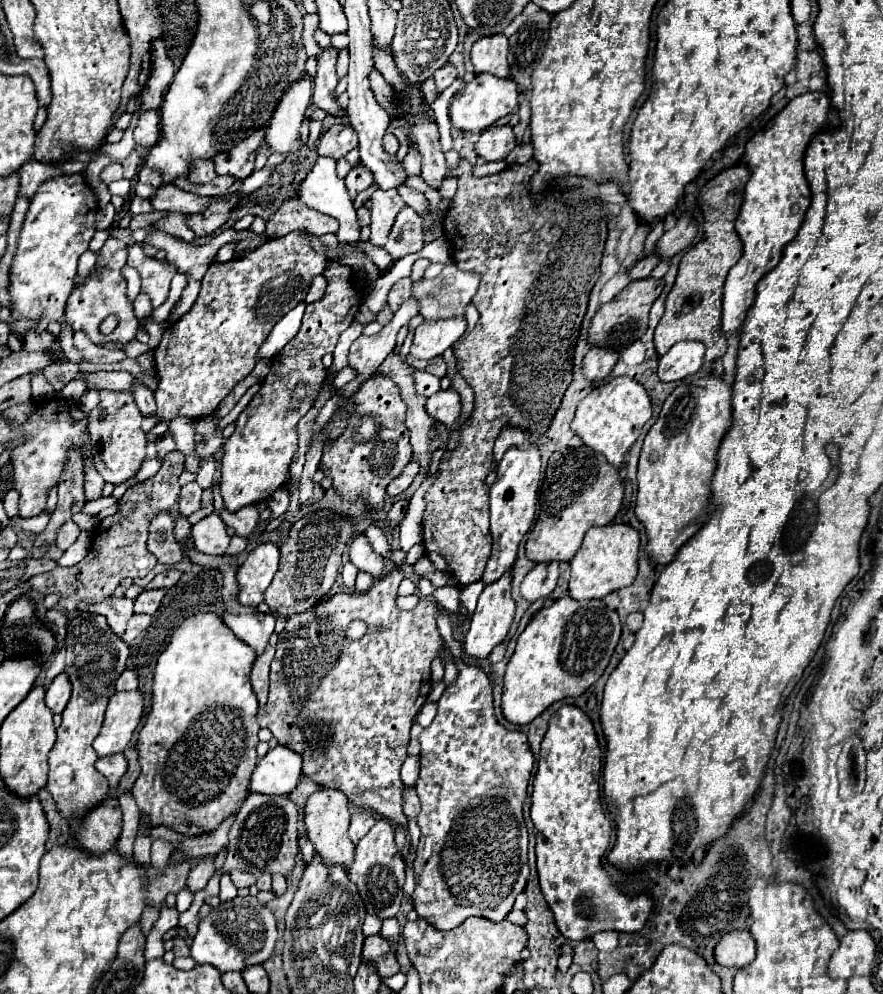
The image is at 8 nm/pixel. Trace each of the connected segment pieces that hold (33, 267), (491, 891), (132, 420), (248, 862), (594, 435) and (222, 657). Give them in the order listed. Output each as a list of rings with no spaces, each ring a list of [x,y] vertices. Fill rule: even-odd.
[[[80,174],[48,180],[30,200],[8,284],[8,294],[12,296],[10,314],[14,320],[10,330],[18,338],[26,336],[34,324],[38,324],[38,332],[44,332],[52,320],[62,320],[76,278],[76,262],[88,250],[96,232],[96,210],[98,200]]]
[[[444,610],[438,611],[439,632],[458,666],[456,680],[444,690],[438,700],[438,714],[420,734],[420,776],[416,792],[422,802],[418,826],[422,830],[418,854],[414,860],[416,890],[412,894],[414,910],[420,918],[442,930],[460,926],[470,916],[484,916],[492,922],[502,922],[510,912],[516,894],[524,890],[530,876],[528,870],[528,832],[522,816],[526,788],[534,766],[534,756],[524,732],[504,728],[492,704],[492,684],[488,674],[474,664],[462,662],[463,644],[451,638],[451,621]]]
[[[100,390],[100,402],[90,412],[88,430],[92,438],[92,454],[94,454],[96,470],[106,482],[122,484],[130,480],[138,472],[140,464],[144,462],[148,440],[140,428],[140,422],[142,422],[142,414],[136,408],[134,396],[130,392]]]
[[[250,794],[242,804],[234,826],[230,828],[228,858],[222,872],[242,870],[256,878],[260,874],[282,874],[288,876],[294,870],[298,854],[298,834],[296,834],[298,808],[288,796],[262,796]]]
[[[624,376],[598,386],[578,404],[576,416],[572,420],[572,430],[582,438],[588,448],[604,454],[612,466],[620,468],[626,452],[636,442],[642,426],[648,422],[650,416],[652,404],[648,392],[636,380]]]
[[[212,612],[186,618],[170,638],[166,650],[158,656],[152,684],[152,706],[138,738],[140,778],[132,794],[142,814],[150,816],[152,826],[168,826],[184,836],[198,836],[214,830],[246,798],[250,774],[256,766],[258,700],[252,692],[250,670],[256,652],[232,632]]]

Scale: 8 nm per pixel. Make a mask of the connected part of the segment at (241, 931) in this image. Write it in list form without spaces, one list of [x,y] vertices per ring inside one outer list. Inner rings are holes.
[[[246,896],[244,900],[222,902],[220,906],[214,908],[212,914],[200,920],[198,932],[192,938],[190,956],[198,964],[216,966],[220,972],[242,970],[246,966],[262,964],[272,954],[276,938],[278,938],[278,930],[276,930],[274,914],[256,898]]]

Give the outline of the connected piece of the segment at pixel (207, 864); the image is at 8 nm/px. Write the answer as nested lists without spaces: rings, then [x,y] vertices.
[[[204,856],[200,858],[192,870],[190,870],[190,878],[188,878],[188,888],[192,892],[198,892],[206,886],[206,882],[210,880],[210,876],[214,874],[214,856]]]

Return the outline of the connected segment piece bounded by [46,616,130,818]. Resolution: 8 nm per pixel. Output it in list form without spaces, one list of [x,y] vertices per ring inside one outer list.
[[[74,616],[66,628],[66,674],[72,682],[72,698],[62,712],[62,724],[58,728],[58,742],[52,748],[48,762],[48,790],[54,796],[58,810],[64,818],[84,816],[88,808],[96,806],[108,796],[106,778],[94,768],[98,754],[92,748],[94,738],[98,736],[100,724],[104,720],[104,710],[110,696],[116,692],[114,684],[126,668],[126,658],[130,654],[128,644],[122,642],[110,628],[104,616]]]

